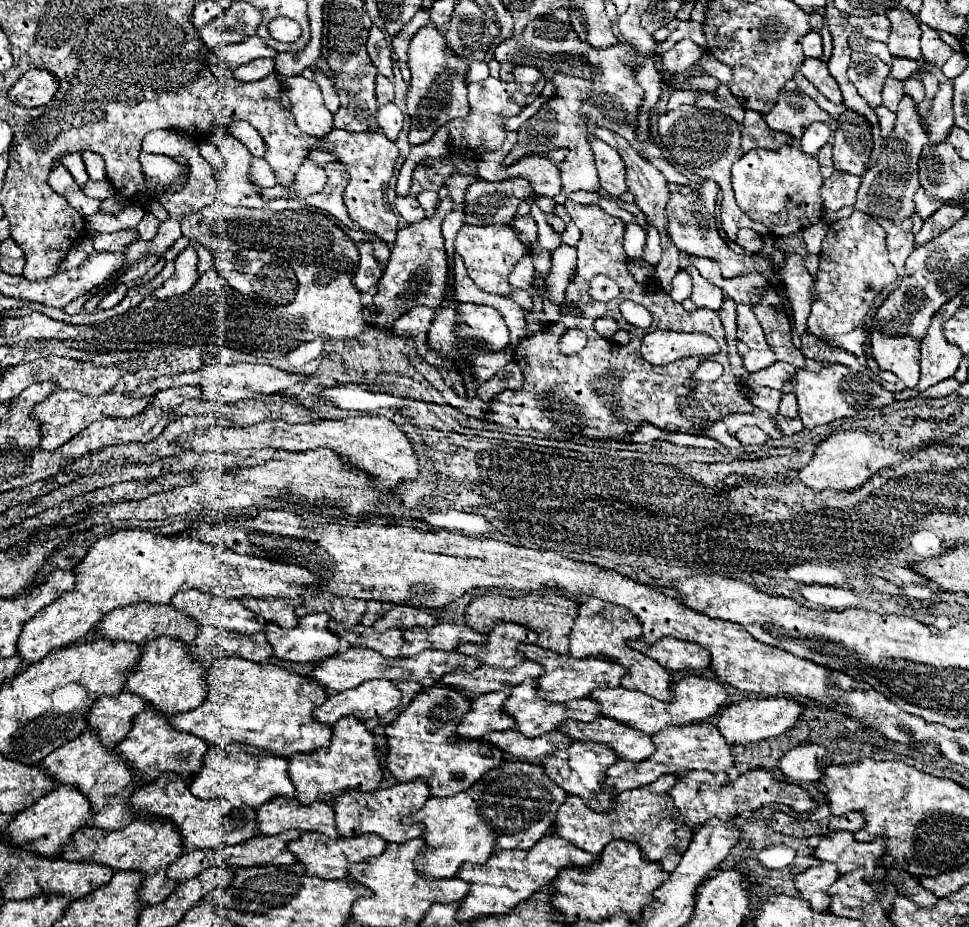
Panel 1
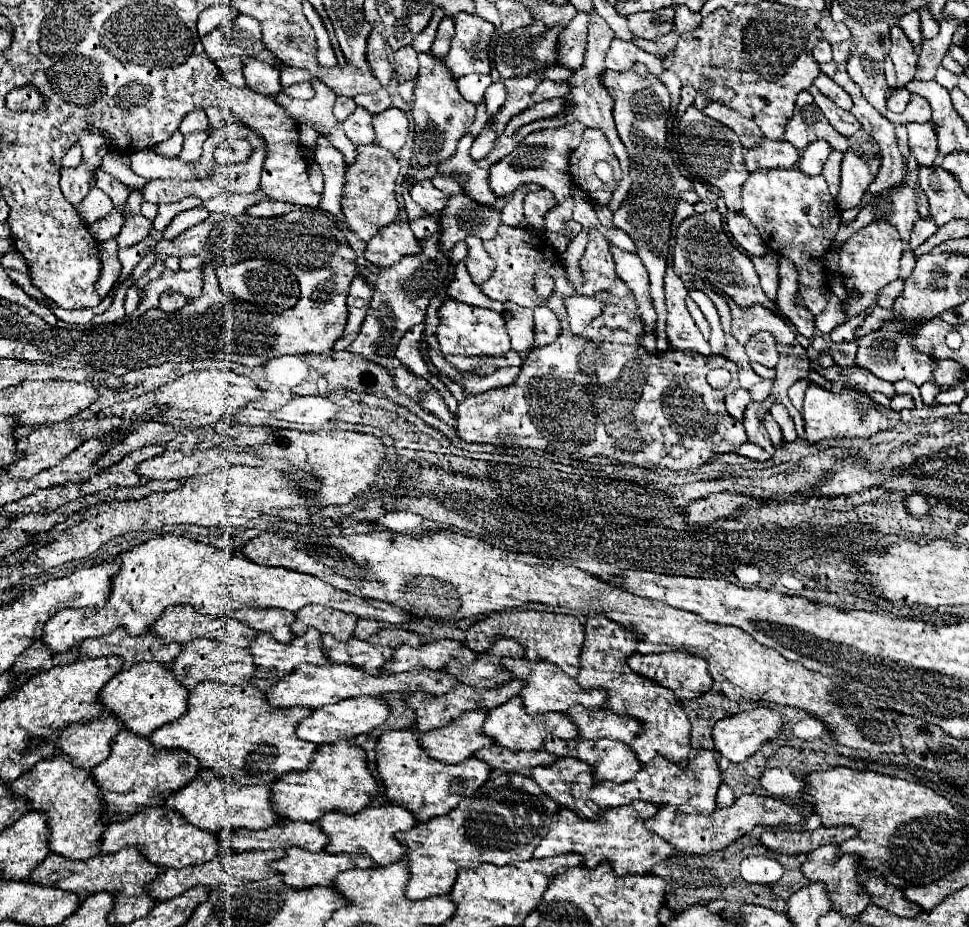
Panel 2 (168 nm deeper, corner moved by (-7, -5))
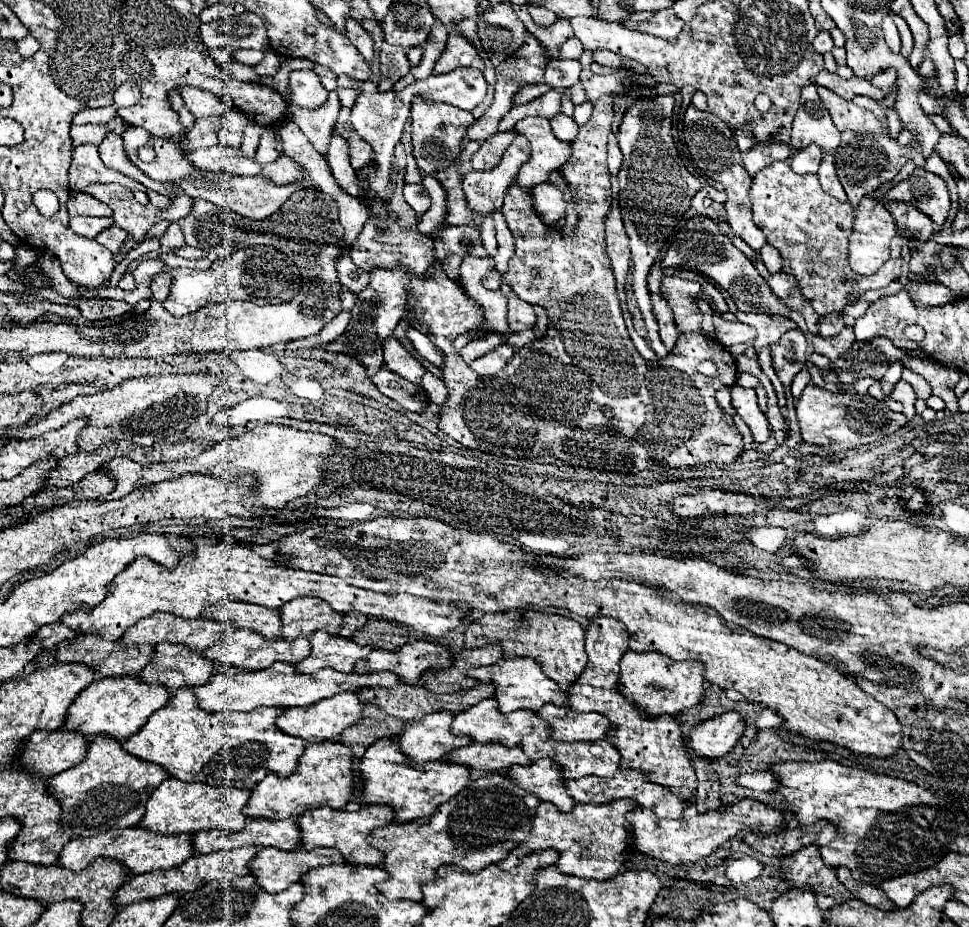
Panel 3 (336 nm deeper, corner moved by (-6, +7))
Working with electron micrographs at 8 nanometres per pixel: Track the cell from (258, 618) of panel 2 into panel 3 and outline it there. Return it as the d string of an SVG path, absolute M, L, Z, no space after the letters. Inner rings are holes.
M220 601L202 611L202 617L214 621L234 621L236 627L248 627L262 633L266 639L278 639L282 635L280 611L264 605L242 601Z

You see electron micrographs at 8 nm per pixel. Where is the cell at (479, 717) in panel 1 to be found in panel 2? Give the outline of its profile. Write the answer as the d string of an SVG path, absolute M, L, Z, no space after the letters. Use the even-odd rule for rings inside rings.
M483 709L463 713L449 725L423 733L419 737L419 745L435 761L459 763L471 757L471 753L493 745L493 741L481 733L485 715L487 711Z

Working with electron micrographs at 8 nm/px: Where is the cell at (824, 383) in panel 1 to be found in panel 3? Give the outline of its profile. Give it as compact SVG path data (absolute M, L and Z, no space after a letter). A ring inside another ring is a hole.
M812 383L806 385L806 389L802 391L796 403L796 413L798 413L802 439L808 445L822 445L828 451L828 455L864 443L872 443L884 435L892 435L908 421L902 413L894 413L886 403L876 401L870 395L850 395L844 391L832 393Z

